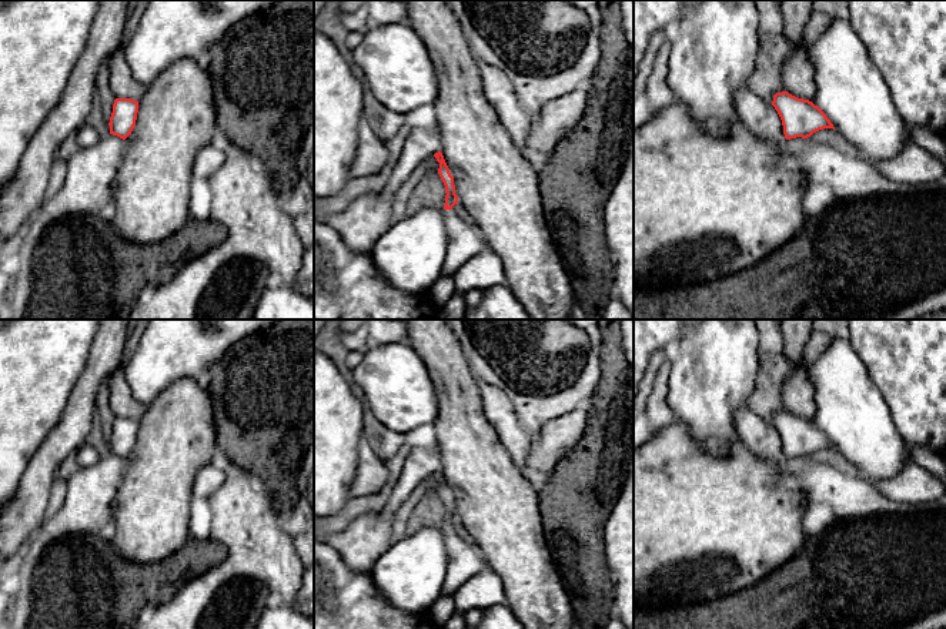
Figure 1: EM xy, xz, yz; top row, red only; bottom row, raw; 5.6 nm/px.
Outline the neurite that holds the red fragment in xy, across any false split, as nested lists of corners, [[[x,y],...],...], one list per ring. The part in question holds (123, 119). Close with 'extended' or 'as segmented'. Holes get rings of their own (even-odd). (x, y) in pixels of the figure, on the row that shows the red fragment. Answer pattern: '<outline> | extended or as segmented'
[[[116,98],[108,123],[110,134],[126,140],[136,126],[137,113],[138,101],[131,98]]] | as segmented

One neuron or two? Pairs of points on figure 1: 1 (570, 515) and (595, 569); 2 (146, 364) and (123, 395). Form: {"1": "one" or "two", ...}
{"1": "one", "2": "two"}

